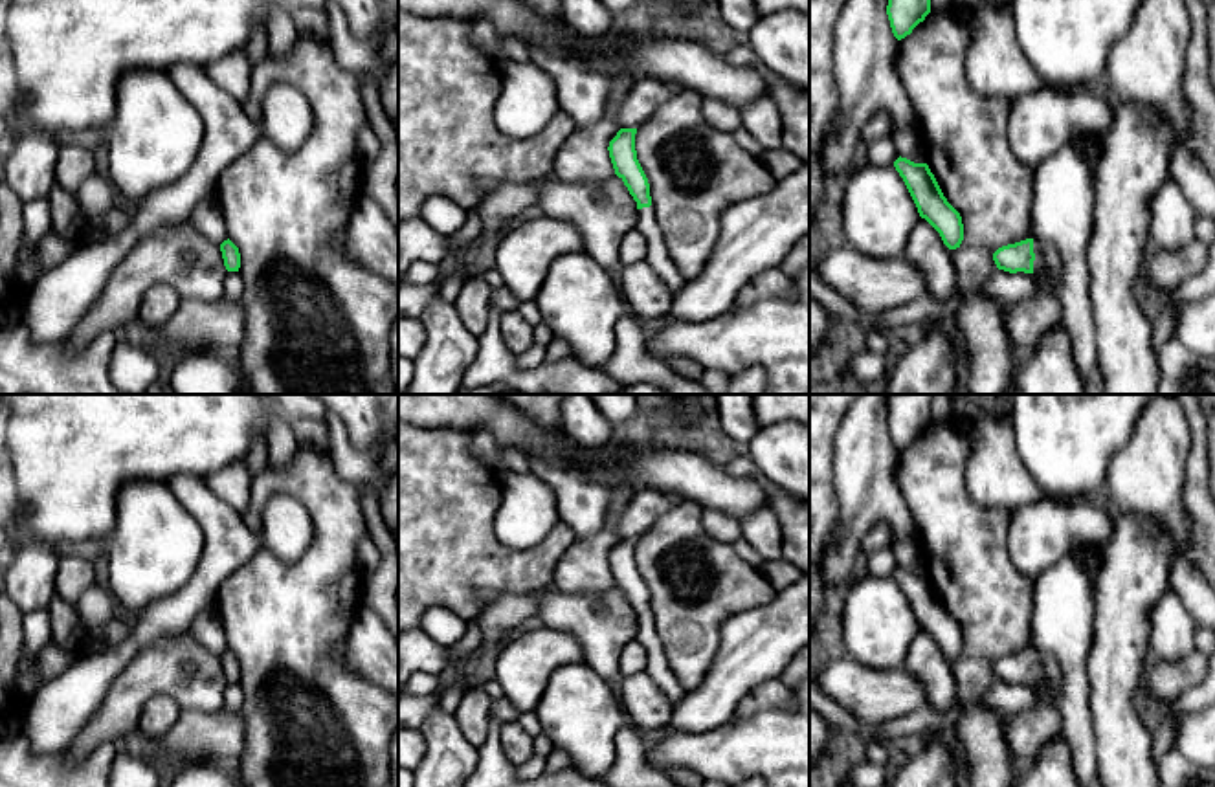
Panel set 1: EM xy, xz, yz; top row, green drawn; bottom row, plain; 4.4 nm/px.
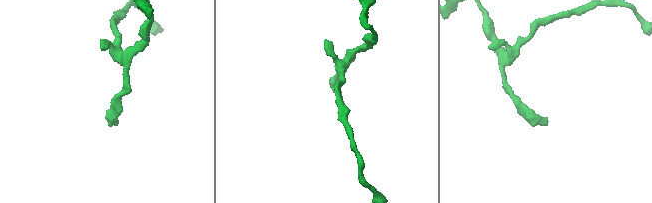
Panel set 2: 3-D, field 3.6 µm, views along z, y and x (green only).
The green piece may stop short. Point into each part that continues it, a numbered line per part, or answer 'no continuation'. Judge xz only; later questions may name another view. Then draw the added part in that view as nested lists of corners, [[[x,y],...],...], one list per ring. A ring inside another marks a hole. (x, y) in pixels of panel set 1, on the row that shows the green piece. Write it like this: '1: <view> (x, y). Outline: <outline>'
1: xz (657, 257). Outline: [[[653,205],[637,209],[637,229],[646,237],[648,242],[646,262],[670,286],[670,290],[677,294],[683,288],[685,279],[668,255],[666,240],[655,220]]]

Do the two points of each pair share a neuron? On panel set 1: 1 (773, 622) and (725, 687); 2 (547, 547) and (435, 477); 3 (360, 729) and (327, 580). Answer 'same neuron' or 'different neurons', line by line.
1: same neuron
2: same neuron
3: same neuron

